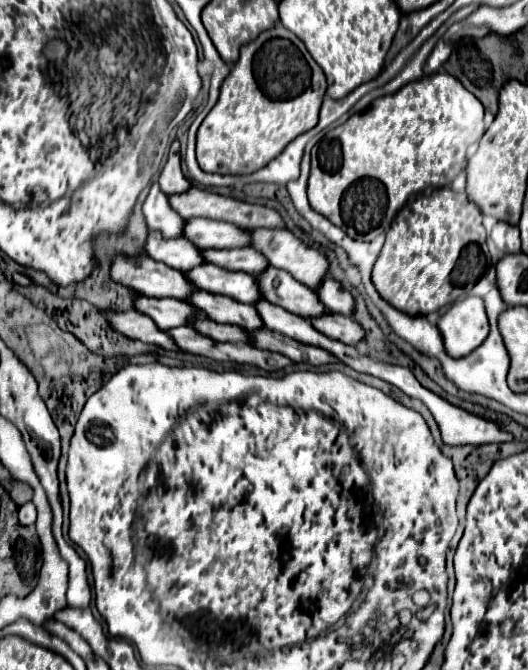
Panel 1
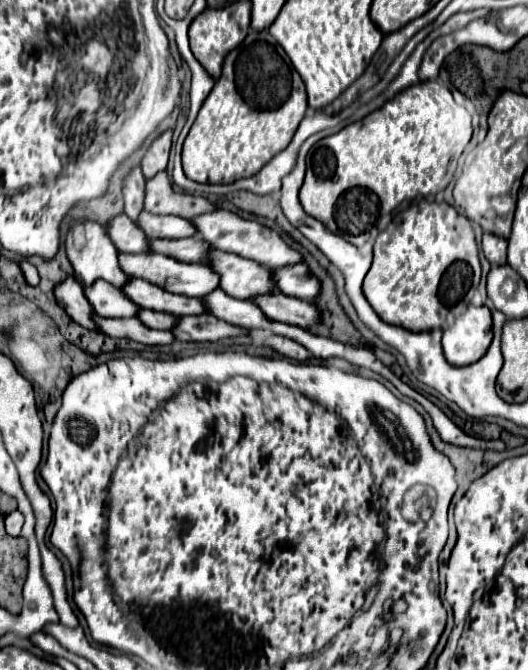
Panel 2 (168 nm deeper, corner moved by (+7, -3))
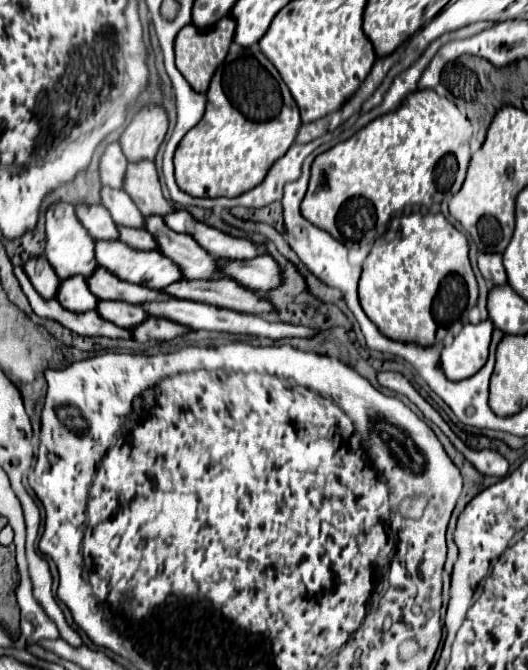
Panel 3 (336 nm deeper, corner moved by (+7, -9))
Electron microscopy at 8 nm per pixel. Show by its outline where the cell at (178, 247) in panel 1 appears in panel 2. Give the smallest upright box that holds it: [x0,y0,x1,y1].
[109,214,151,254]

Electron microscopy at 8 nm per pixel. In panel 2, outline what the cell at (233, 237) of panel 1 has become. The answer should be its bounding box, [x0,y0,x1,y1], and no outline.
[137,212,197,238]

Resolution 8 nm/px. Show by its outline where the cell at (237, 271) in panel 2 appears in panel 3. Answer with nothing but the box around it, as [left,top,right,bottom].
[145,216,221,280]

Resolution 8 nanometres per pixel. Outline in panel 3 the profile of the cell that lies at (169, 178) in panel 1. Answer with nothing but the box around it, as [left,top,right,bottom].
[119,104,167,160]

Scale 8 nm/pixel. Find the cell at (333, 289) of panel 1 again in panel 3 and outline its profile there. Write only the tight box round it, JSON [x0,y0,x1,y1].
[221,256,281,292]

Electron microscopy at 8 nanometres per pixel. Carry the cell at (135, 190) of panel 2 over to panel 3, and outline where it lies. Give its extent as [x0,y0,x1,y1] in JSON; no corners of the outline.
[99,142,127,188]

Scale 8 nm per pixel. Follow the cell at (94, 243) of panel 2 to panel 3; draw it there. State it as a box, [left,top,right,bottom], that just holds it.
[45,202,97,278]

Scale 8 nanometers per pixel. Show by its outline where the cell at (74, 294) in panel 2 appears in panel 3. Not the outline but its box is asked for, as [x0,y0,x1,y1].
[23,256,59,298]

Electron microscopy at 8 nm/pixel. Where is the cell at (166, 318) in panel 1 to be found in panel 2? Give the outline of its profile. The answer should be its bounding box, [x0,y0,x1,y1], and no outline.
[85,282,141,318]

